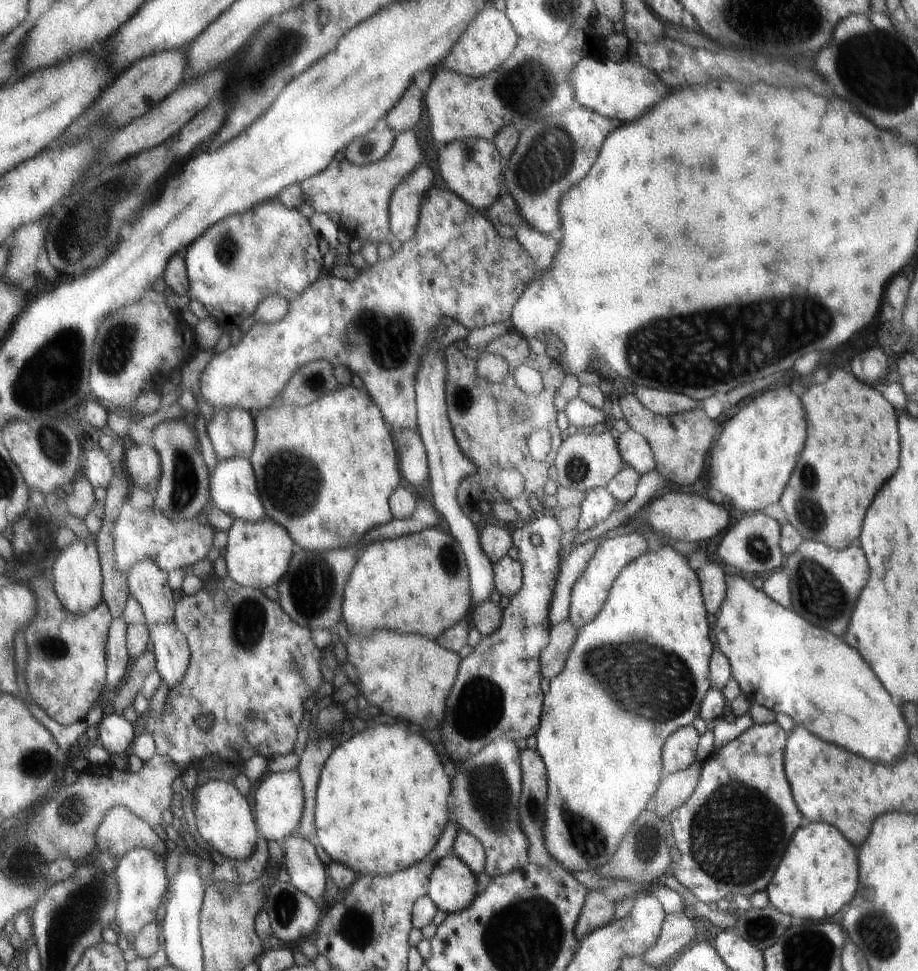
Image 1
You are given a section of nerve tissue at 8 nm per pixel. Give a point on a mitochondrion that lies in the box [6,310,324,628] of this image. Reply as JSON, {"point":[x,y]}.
{"point":[63,358]}

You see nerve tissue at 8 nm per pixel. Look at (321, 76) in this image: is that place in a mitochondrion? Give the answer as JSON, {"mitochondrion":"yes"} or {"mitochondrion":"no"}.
{"mitochondrion":"no"}

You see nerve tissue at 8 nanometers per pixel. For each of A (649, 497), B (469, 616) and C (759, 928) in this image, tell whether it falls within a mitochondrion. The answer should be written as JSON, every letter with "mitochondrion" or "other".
{"A":"other","B":"other","C":"mitochondrion"}

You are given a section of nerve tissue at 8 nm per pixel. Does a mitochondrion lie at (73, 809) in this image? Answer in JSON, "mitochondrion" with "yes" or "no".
{"mitochondrion":"yes"}

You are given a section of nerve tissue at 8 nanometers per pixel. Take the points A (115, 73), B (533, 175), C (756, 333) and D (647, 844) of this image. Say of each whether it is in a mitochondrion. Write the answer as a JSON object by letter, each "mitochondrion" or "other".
{"A":"other","B":"mitochondrion","C":"mitochondrion","D":"mitochondrion"}

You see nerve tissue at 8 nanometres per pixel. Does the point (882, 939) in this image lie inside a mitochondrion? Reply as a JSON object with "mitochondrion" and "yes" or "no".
{"mitochondrion":"yes"}

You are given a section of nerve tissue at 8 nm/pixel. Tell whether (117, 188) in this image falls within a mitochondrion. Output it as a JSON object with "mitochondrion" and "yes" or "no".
{"mitochondrion":"yes"}

